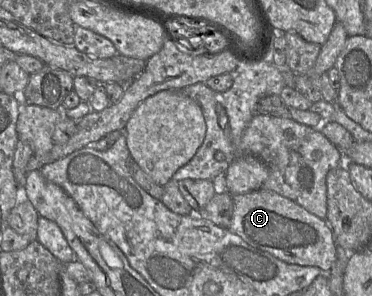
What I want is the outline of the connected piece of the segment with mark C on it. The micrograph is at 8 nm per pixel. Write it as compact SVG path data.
M270 190L232 195L233 214L228 230L240 236L252 247L268 252L288 263L316 266L328 273L336 258L336 243L326 220L308 212L294 201Z

